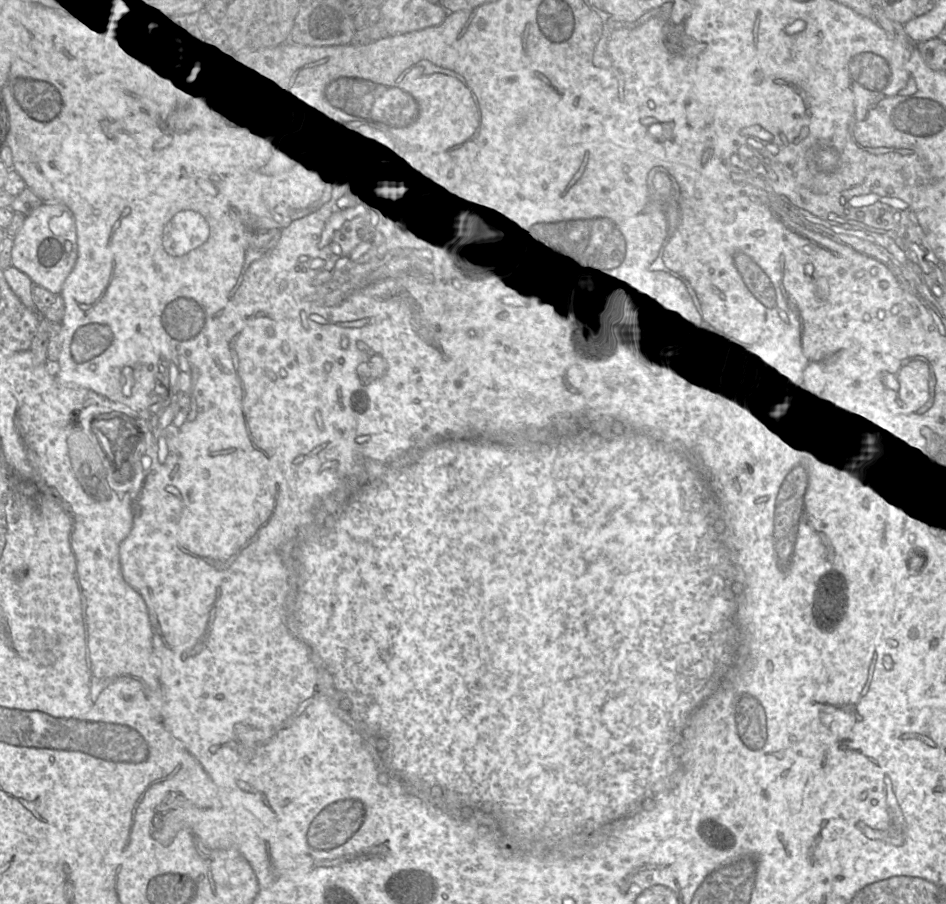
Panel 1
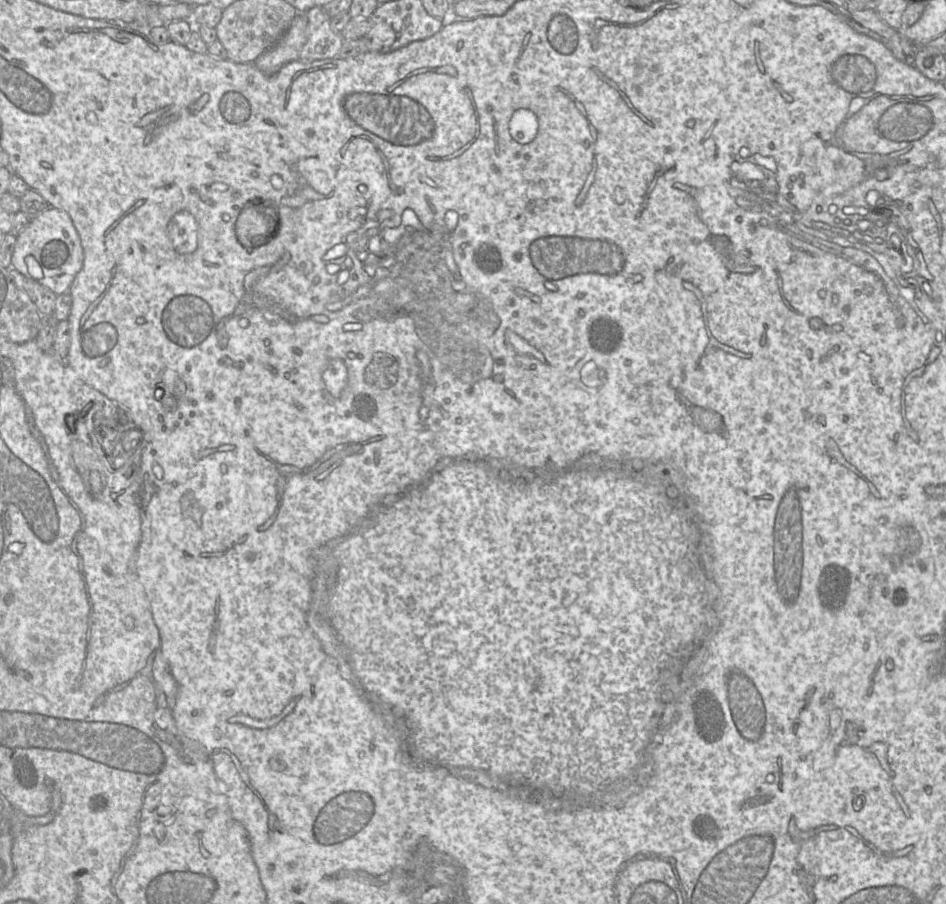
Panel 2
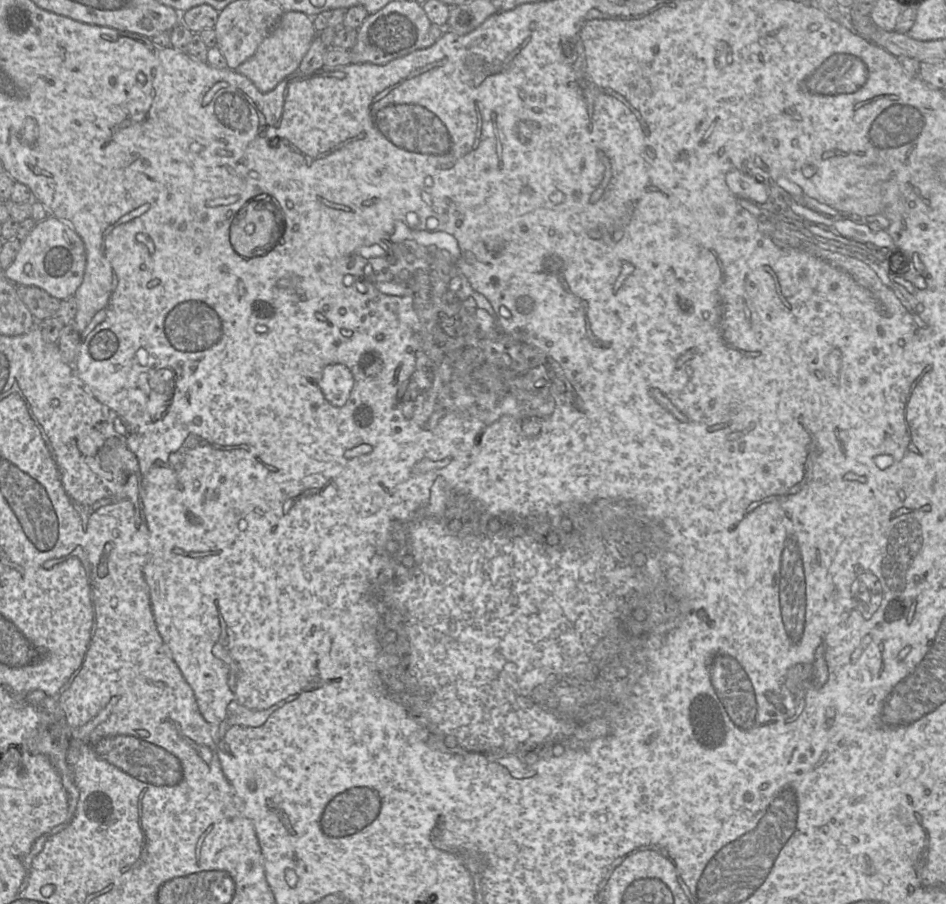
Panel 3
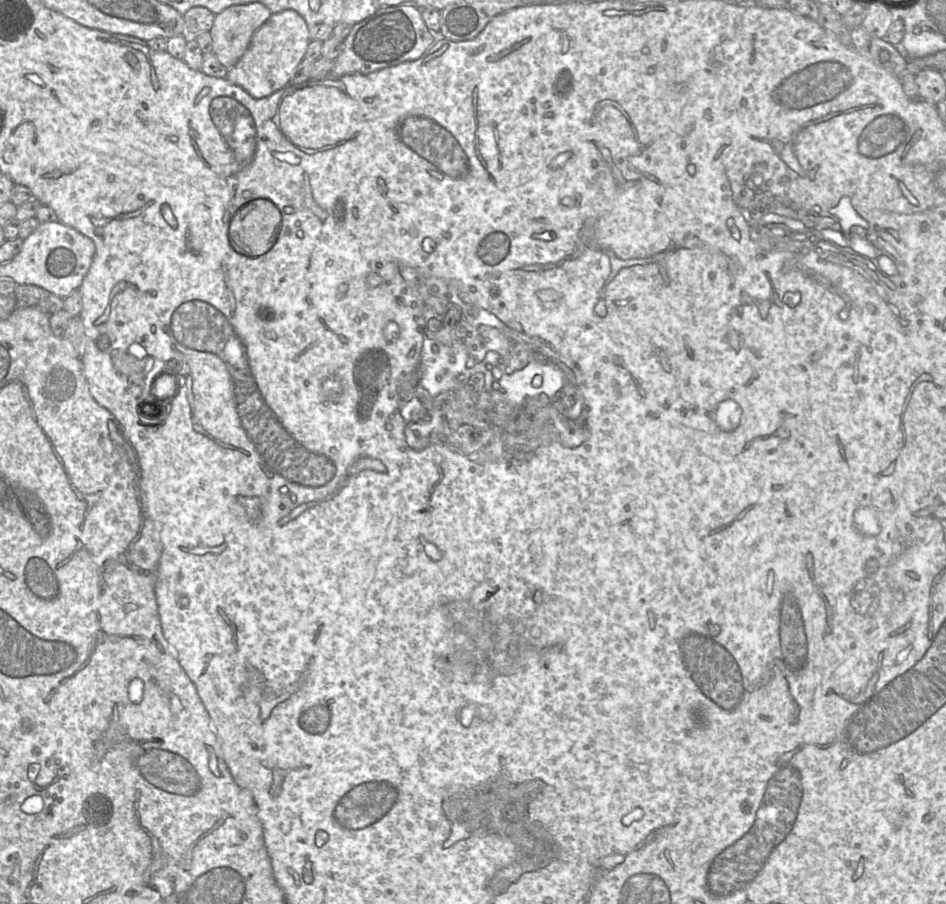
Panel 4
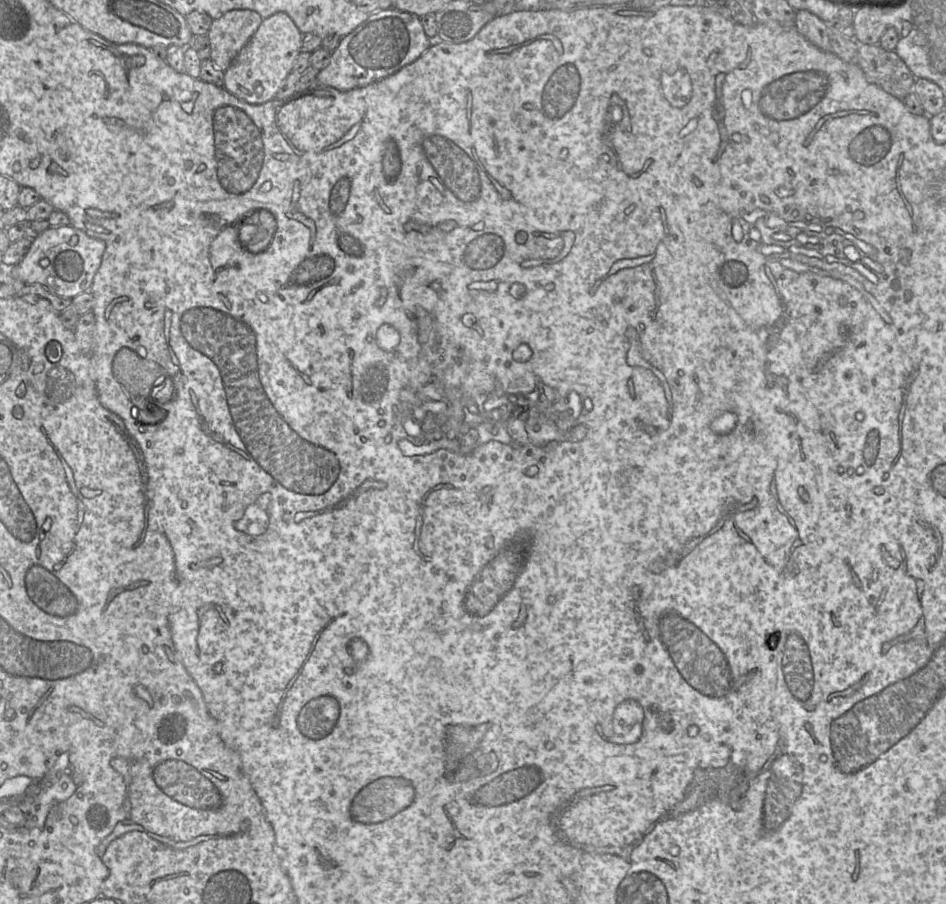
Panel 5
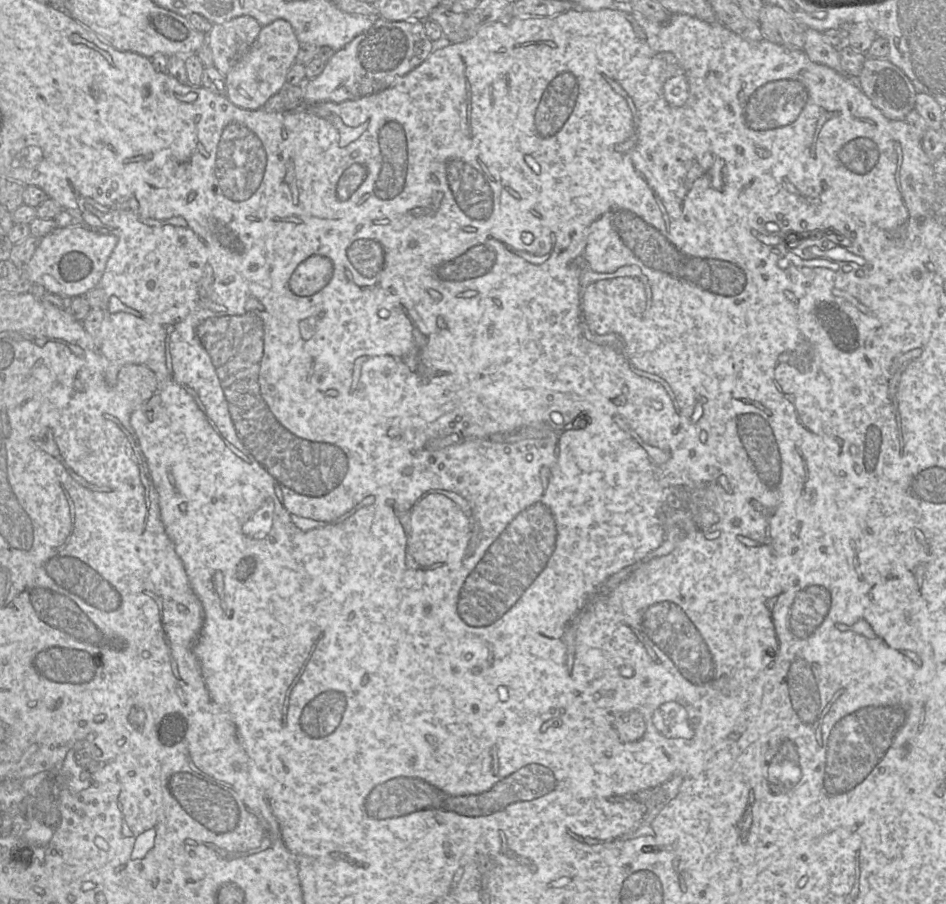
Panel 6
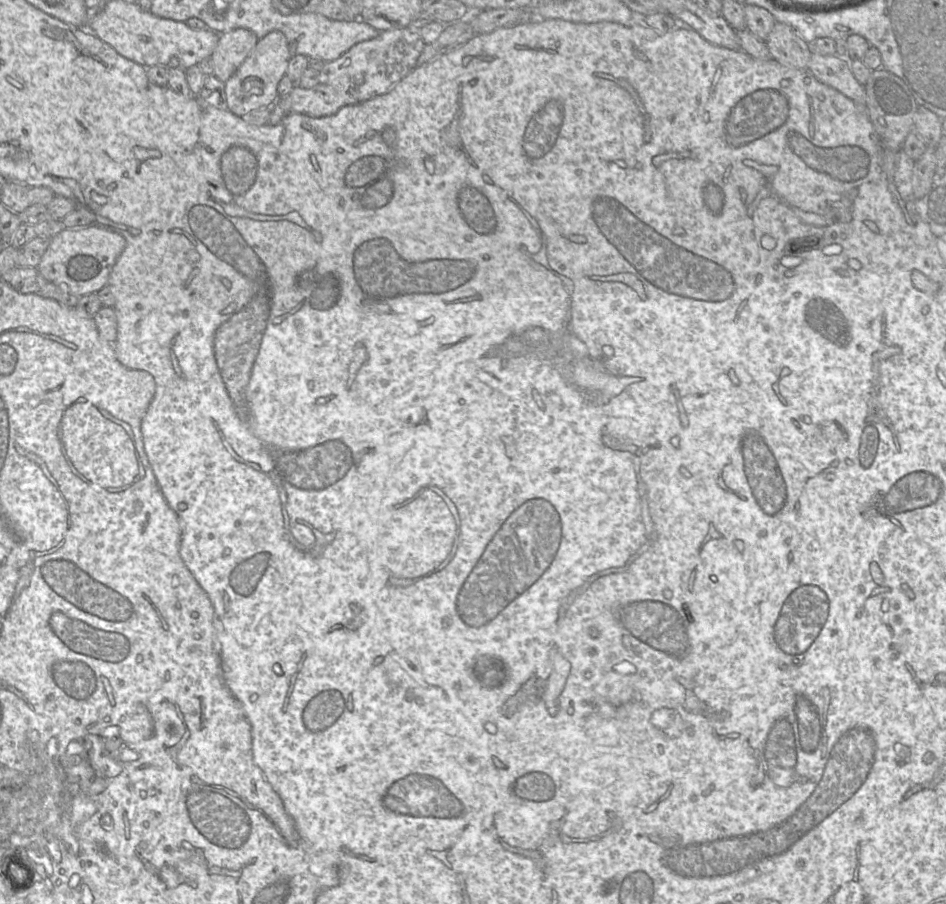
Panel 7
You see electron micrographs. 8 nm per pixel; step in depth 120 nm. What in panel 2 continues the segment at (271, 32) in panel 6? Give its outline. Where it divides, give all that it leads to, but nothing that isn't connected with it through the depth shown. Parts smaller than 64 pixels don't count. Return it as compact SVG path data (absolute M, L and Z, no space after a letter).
M298 14L284 36L255 61L256 67L271 76L285 64L298 60L307 41L308 22L305 14Z

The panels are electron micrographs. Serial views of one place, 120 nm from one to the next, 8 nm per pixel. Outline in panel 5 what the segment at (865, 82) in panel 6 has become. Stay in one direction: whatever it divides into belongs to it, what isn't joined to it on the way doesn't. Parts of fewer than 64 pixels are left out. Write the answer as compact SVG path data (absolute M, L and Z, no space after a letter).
M858 43L858 53L858 65L869 82L901 100L914 92L917 78L895 50L885 50L879 44Z

